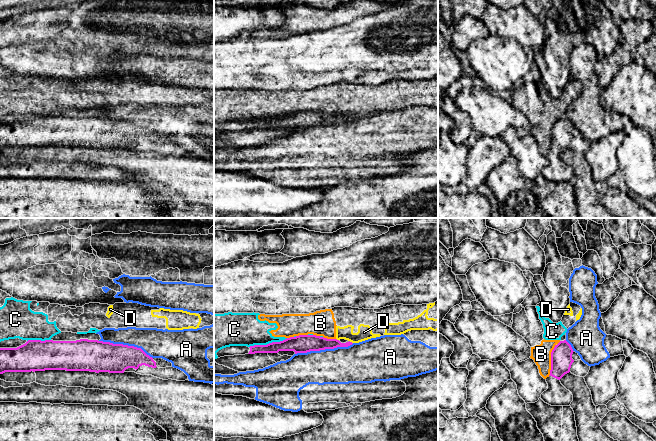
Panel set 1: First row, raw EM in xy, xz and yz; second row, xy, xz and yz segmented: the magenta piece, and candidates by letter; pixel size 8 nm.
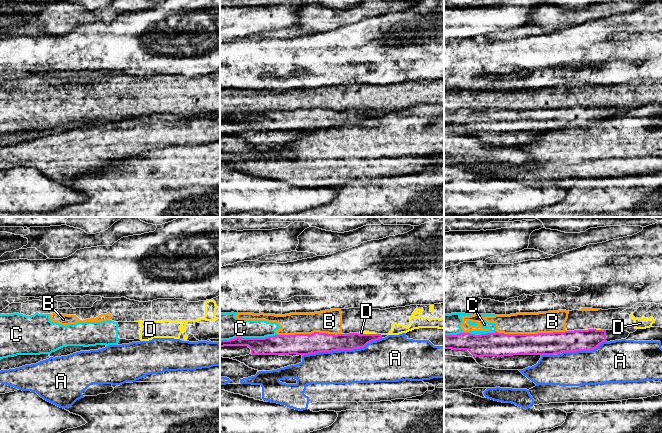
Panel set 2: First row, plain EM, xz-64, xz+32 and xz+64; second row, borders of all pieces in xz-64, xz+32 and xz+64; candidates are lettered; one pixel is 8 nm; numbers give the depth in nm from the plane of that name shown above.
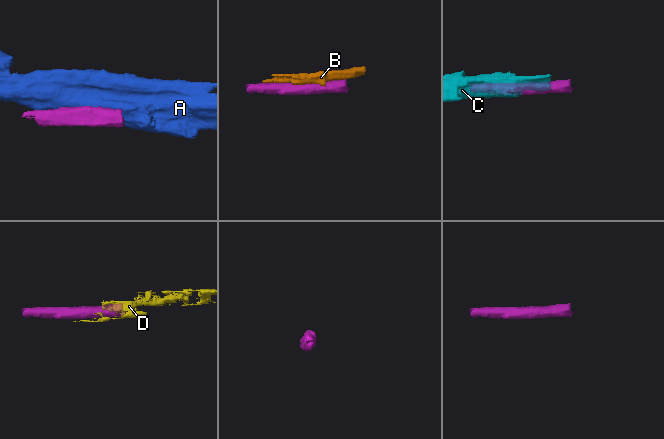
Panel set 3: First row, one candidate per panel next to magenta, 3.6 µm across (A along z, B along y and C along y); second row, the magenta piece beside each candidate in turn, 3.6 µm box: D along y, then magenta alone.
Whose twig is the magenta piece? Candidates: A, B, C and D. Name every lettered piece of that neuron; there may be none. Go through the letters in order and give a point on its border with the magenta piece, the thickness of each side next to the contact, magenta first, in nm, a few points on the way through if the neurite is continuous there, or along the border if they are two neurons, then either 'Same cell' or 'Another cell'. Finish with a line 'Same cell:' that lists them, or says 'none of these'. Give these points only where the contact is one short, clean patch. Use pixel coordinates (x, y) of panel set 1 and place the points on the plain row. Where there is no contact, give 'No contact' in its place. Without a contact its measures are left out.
A: Touches magenta at xz (324, 125). Thickness 140 nm (magenta) against 300 nm. Another cell
B: Touches magenta at yz (551, 136). Thickness 180 nm (magenta) against 160 nm. Another cell
C: Touches magenta at xz (269, 119). Thickness 140 nm (magenta) against 280 nm. Another cell
D: Touches magenta at xz (351, 118). Thickness 110 nm (magenta) against 110 nm. Boundary: xz (349, 116), (352, 119). Another cell
Same cell: none of these

